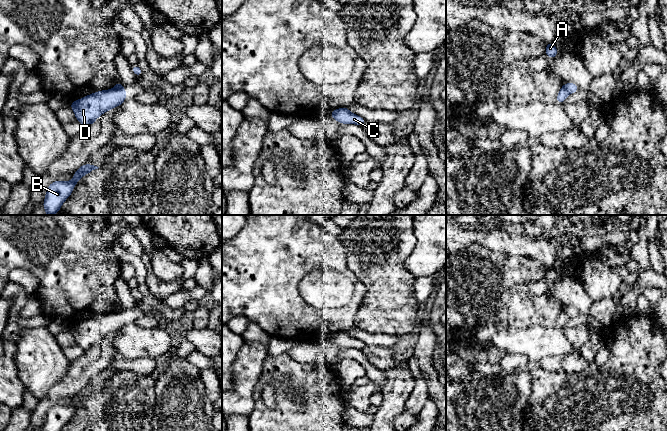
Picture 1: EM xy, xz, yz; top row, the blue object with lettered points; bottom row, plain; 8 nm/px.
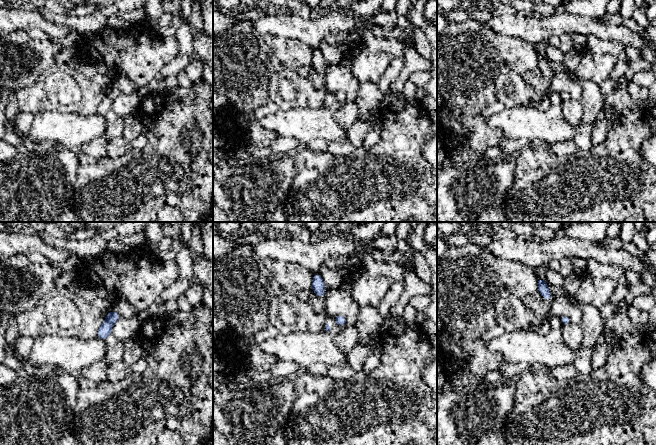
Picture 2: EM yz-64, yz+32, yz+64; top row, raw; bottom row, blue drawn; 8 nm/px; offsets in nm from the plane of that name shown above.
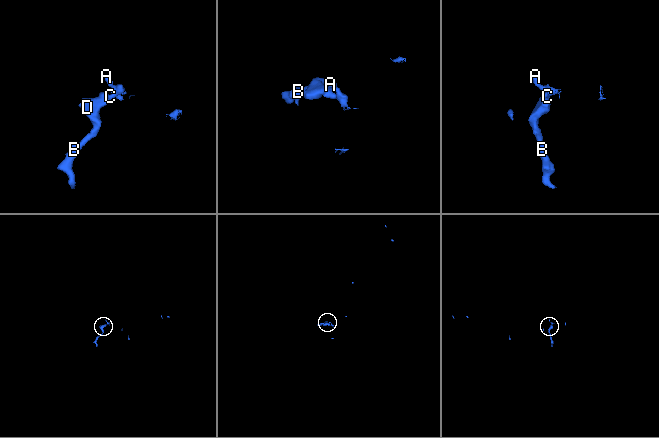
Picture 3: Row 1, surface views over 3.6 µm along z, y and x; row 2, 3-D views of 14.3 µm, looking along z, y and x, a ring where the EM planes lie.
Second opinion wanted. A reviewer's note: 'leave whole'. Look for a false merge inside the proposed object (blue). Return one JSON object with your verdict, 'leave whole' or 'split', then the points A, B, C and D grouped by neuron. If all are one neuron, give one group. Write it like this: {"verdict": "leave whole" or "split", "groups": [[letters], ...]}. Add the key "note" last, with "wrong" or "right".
{"verdict": "split", "groups": [["A", "C"], ["B", "D"]], "note": "wrong"}

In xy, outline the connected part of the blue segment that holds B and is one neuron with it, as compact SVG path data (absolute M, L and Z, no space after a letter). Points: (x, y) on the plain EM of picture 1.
M84 388L75 395L73 403L68 406L54 405L52 406L46 416L43 426L43 431L61 431L63 426L72 418L74 410L86 398L92 396L99 391L92 388Z

